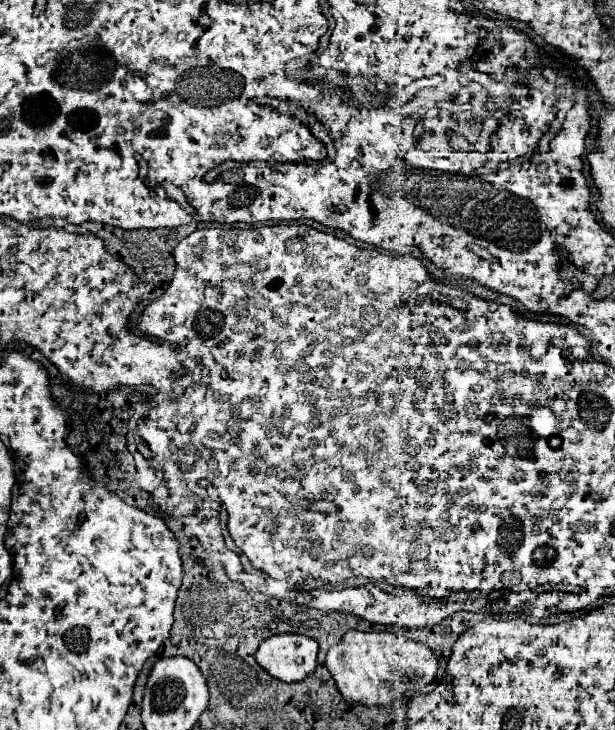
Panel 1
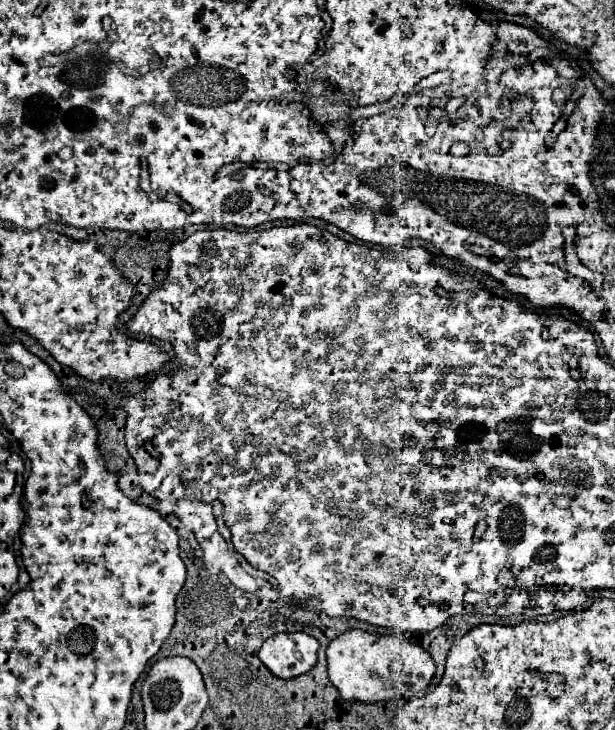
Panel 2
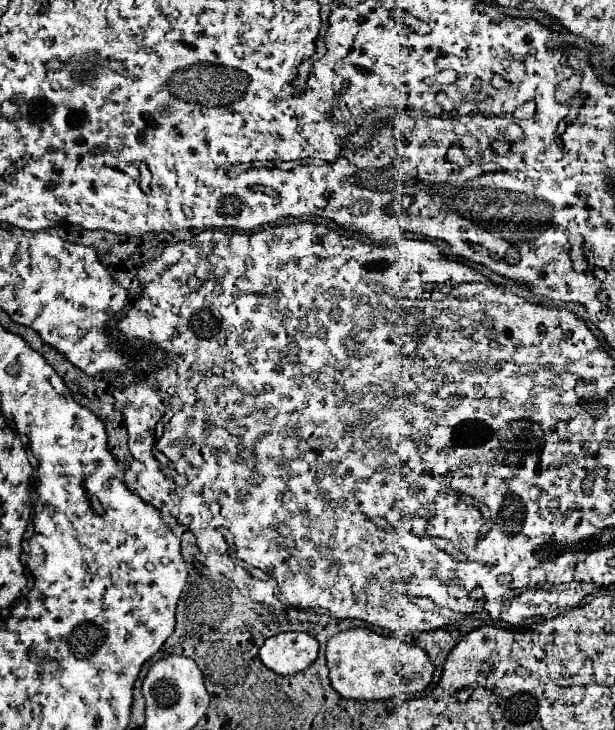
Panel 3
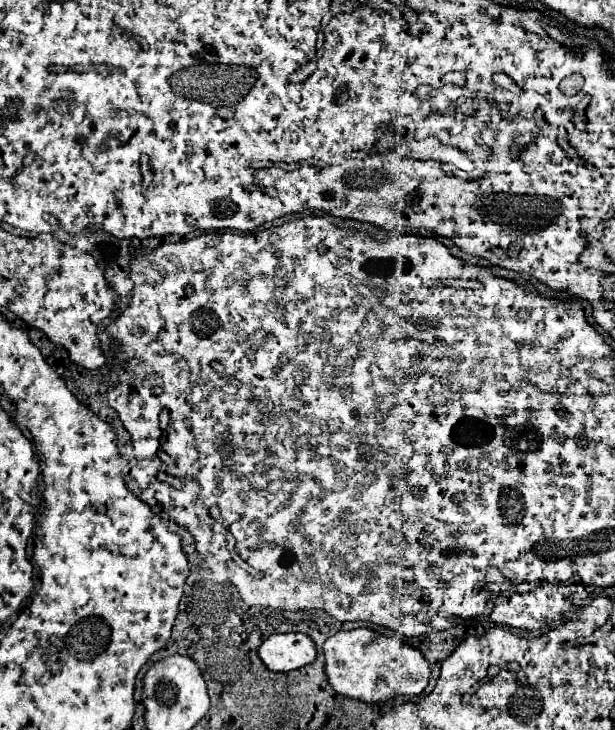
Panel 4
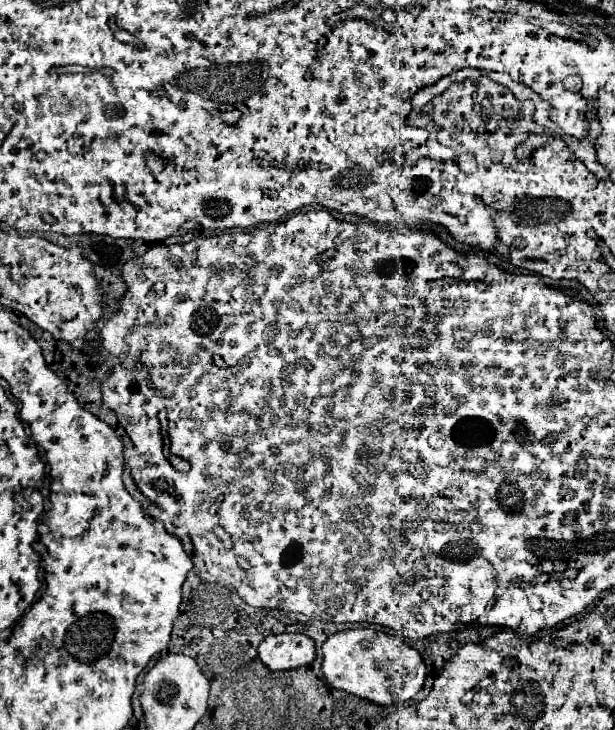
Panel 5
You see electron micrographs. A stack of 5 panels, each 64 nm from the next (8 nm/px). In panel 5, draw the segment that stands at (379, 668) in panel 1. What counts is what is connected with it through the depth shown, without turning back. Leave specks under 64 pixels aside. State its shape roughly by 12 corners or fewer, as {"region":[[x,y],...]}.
{"region":[[374,628],[328,636],[328,684],[374,704],[414,698],[420,652]]}

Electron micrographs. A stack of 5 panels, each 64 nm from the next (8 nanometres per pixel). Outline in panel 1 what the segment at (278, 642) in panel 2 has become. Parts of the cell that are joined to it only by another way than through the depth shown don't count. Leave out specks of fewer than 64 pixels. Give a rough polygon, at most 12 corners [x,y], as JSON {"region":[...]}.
{"region":[[300,634],[266,638],[256,662],[282,682],[316,668],[318,642]]}

